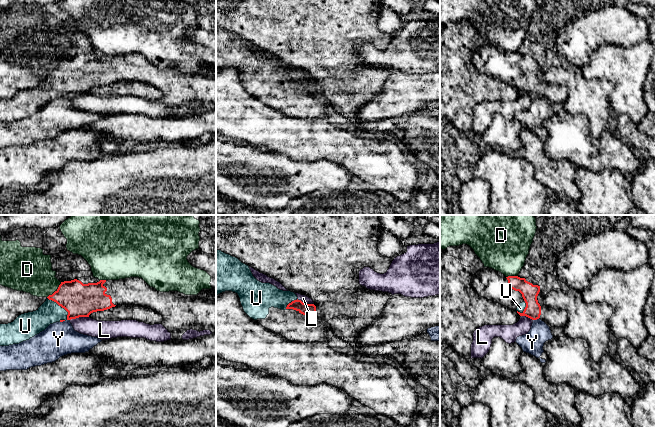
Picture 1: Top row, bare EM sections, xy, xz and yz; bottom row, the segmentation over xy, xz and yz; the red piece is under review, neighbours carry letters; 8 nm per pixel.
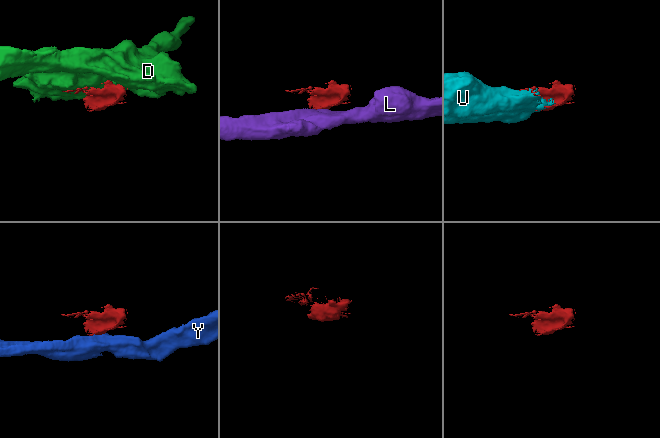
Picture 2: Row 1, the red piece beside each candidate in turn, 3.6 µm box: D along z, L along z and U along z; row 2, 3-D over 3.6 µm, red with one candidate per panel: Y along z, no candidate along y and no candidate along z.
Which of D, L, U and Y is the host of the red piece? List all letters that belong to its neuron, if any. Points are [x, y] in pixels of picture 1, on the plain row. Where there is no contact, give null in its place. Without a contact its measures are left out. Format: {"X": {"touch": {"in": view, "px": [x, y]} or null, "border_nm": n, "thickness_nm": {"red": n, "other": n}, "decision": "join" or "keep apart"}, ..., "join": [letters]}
{"D": {"touch": {"in": "xy", "px": [55, 67]}, "border_nm": 170, "thickness_nm": {"red": 280, "other": 340}, "decision": "keep apart"}, "L": {"touch": {"in": "xy", "px": [79, 92]}, "border_nm": 160, "thickness_nm": {"red": 280, "other": 160}, "decision": "keep apart"}, "U": {"touch": {"in": "xy", "px": [61, 82]}, "border_nm": 240, "thickness_nm": {"red": 280, "other": 180}, "decision": "join"}, "Y": {"touch": {"in": "yz", "px": [536, 95]}, "border_nm": 60, "thickness_nm": {"red": 130, "other": 170}, "decision": "keep apart"}, "join": ["U"]}

